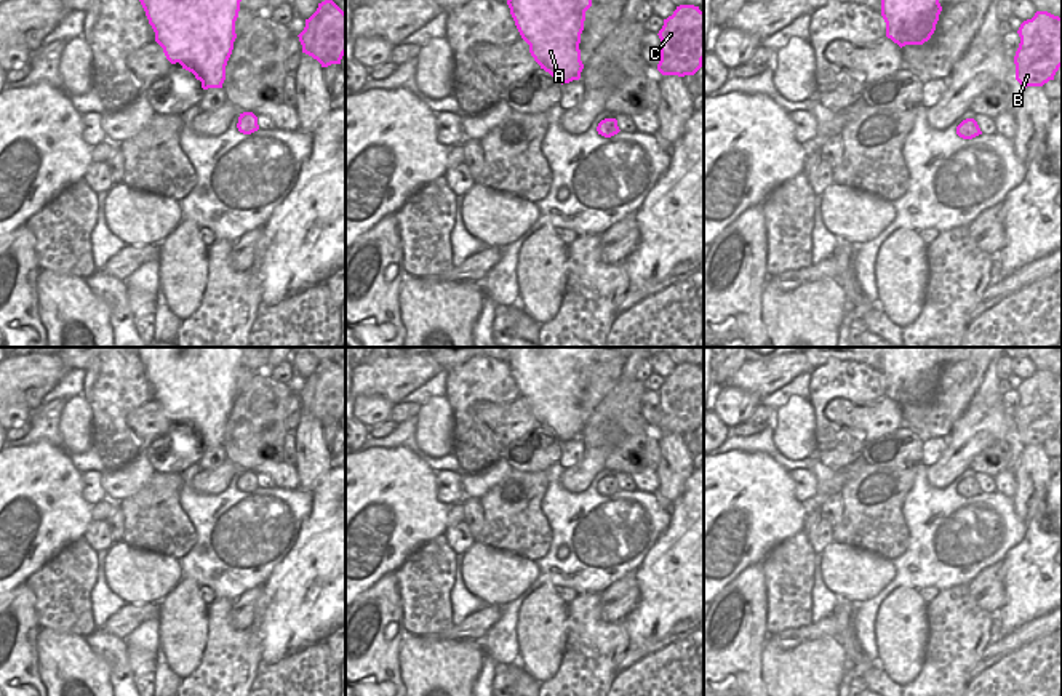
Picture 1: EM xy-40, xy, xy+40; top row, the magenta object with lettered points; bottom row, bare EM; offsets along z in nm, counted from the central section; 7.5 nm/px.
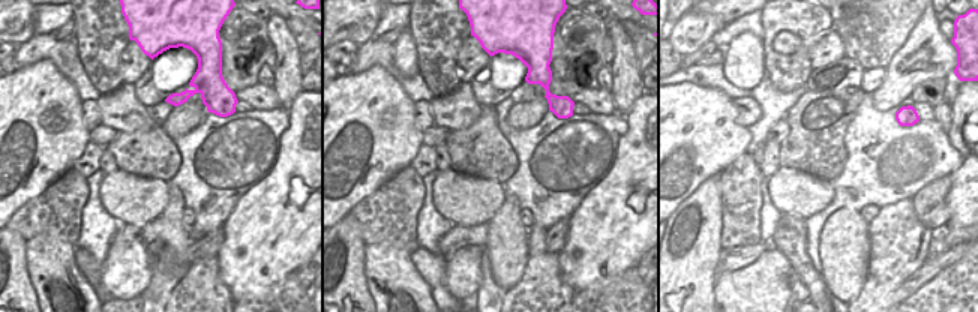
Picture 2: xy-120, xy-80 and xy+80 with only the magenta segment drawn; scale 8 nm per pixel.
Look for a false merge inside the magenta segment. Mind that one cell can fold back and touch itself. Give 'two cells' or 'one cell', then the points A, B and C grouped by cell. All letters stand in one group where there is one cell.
one cell | A B C

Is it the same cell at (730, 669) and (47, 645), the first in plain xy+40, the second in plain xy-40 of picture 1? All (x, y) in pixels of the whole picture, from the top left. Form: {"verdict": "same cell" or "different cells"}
{"verdict": "different cells"}

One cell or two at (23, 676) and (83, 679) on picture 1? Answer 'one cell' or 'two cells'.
two cells

